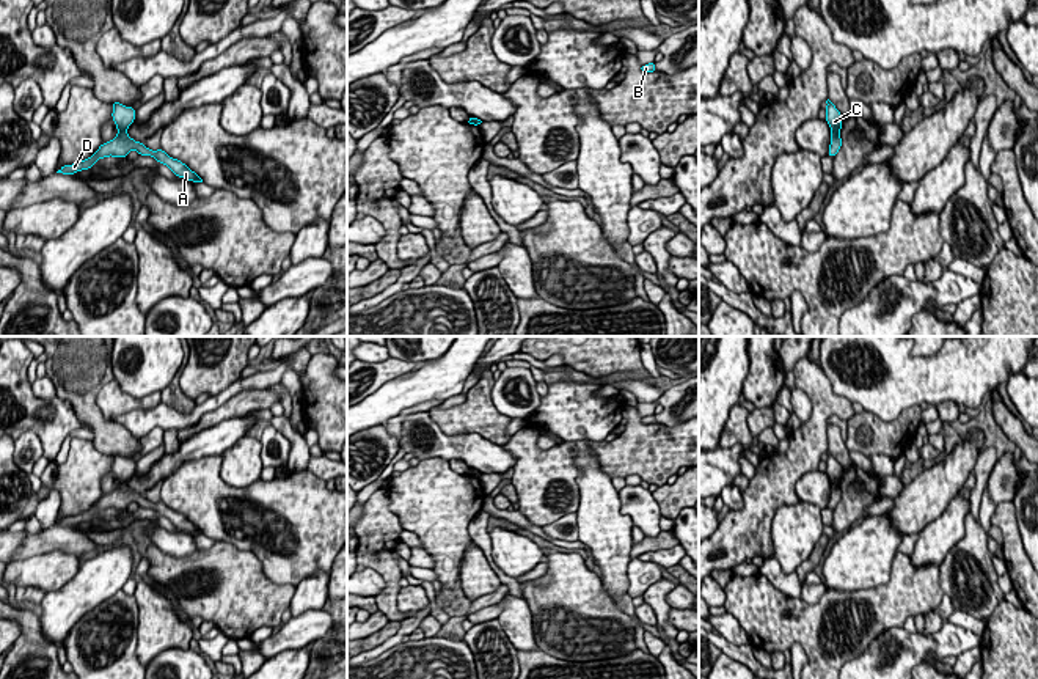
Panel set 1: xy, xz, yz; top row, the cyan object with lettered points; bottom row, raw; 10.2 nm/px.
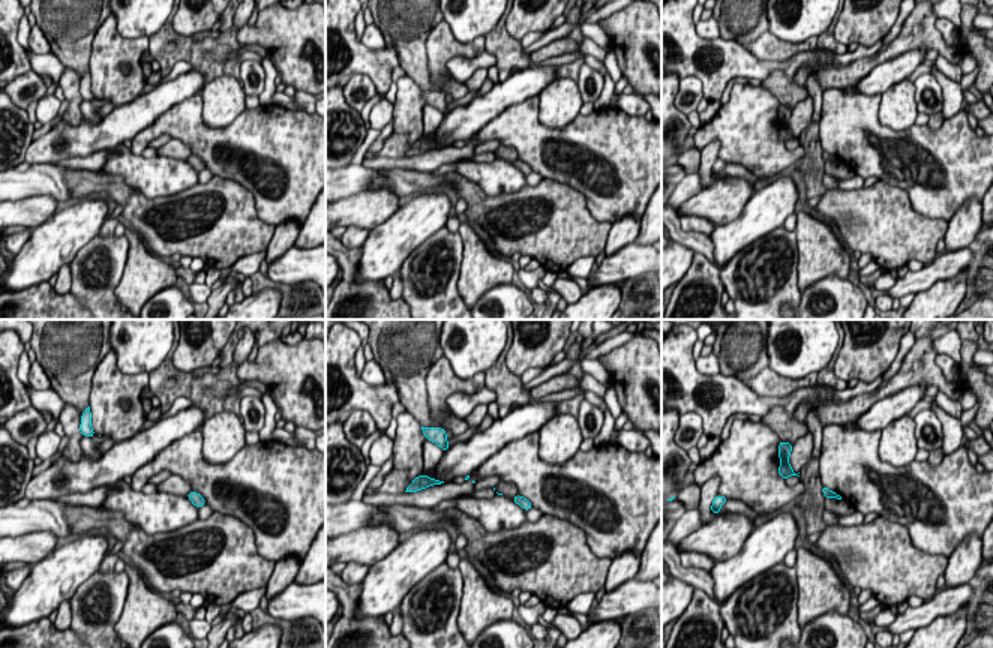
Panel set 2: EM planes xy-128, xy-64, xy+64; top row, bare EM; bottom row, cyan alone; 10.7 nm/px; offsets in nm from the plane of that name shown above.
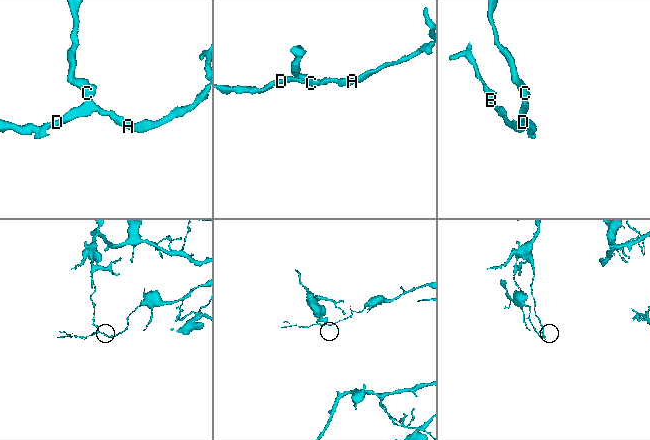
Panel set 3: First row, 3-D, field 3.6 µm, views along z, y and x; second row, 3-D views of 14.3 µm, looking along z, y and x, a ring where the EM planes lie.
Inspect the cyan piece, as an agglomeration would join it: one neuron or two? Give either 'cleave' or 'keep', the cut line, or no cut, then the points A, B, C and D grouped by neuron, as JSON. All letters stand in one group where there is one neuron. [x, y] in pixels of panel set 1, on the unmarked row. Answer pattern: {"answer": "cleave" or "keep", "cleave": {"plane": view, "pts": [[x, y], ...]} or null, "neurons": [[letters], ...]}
{"answer": "cleave", "cleave": {"plane": "xy", "pts": [[124, 483], [118, 486]]}, "neurons": [["A", "B", "D"], ["C"]]}

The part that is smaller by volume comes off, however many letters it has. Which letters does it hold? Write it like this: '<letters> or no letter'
A, B, D

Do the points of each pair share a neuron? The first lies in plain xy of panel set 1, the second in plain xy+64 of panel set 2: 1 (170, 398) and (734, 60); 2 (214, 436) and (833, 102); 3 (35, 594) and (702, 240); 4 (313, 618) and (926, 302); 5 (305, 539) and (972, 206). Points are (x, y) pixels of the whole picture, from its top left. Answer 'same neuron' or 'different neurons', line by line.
1: same neuron
2: different neurons
3: different neurons
4: different neurons
5: different neurons

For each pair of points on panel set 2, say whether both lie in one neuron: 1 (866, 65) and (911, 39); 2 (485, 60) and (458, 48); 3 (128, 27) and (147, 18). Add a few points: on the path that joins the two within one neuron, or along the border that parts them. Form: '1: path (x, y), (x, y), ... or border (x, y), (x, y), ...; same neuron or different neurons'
1: path (876, 59), (900, 45); same neuron
2: border (473, 56), (455, 56), (447, 63), (459, 83); different neurons
3: path (132, 23), (137, 18), (143, 18); same neuron

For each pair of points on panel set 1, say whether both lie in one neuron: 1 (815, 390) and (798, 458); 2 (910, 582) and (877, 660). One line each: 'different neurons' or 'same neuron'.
1: same neuron
2: different neurons

